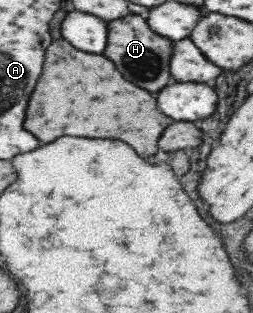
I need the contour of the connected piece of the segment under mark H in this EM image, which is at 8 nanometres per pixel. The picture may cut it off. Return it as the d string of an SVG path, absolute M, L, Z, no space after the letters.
M126 16L122 20L114 20L108 24L108 44L104 50L104 56L114 62L116 70L134 86L148 90L148 92L160 92L168 82L174 82L169 71L169 62L172 56L174 42L169 38L162 38L154 34L148 28L144 18L140 16Z

